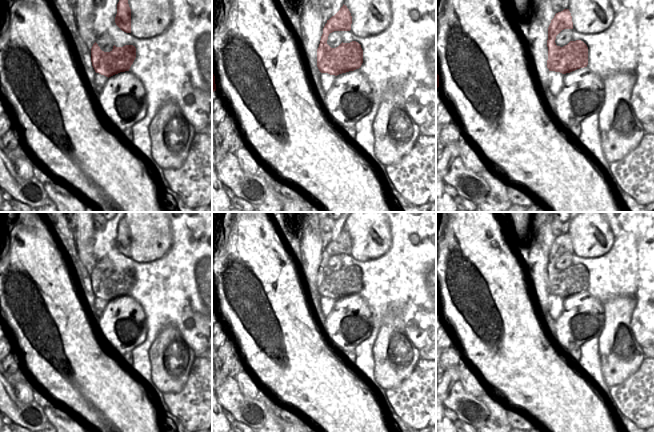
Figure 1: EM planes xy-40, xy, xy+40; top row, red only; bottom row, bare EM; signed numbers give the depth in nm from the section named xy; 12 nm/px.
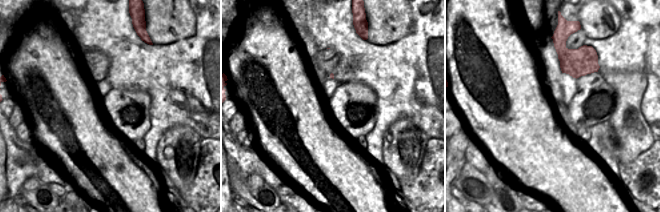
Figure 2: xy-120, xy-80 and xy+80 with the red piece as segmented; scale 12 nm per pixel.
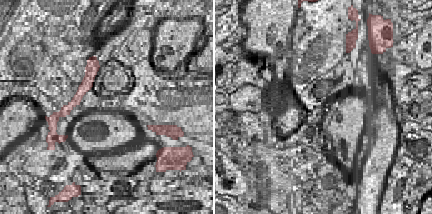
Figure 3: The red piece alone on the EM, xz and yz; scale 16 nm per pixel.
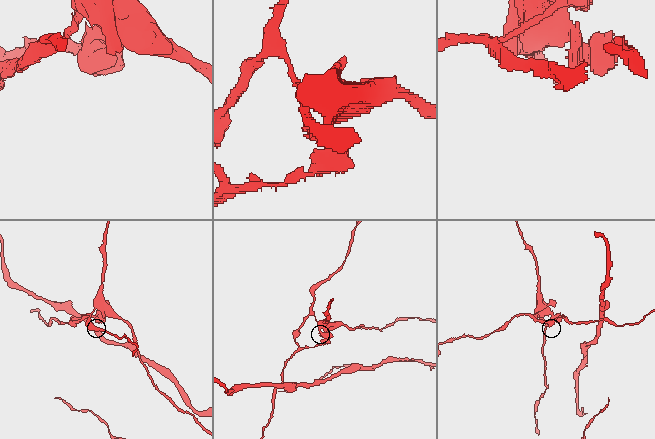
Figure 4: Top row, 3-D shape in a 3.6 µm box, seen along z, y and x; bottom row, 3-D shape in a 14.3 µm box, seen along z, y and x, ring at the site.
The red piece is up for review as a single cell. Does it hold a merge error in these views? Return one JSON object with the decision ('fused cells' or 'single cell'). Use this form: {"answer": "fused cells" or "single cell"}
{"answer": "fused cells"}

